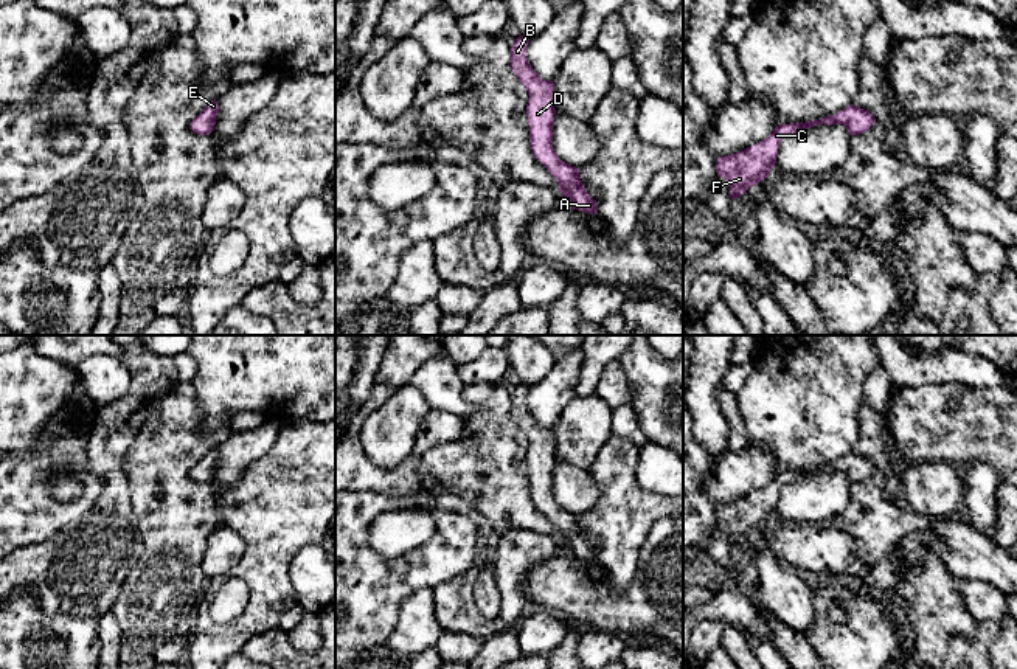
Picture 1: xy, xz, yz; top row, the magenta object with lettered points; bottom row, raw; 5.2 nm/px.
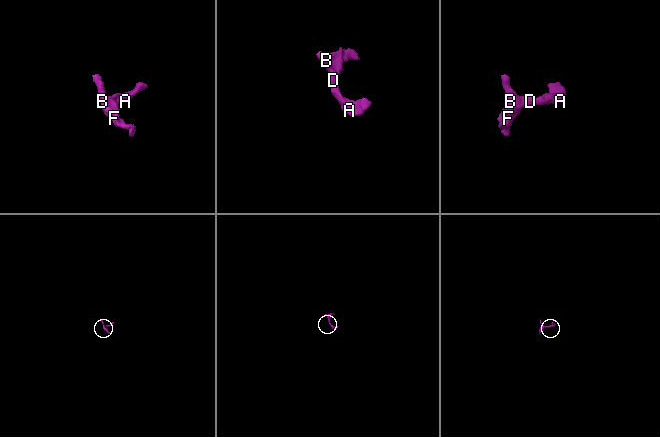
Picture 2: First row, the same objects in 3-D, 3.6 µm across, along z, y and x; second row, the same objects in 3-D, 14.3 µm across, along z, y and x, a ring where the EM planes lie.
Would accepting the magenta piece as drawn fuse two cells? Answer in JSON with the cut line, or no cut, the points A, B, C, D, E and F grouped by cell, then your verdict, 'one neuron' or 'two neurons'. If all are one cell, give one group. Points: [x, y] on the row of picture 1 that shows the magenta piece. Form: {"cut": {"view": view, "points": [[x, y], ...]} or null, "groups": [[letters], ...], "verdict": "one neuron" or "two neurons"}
{"cut": null, "groups": [["A", "B", "C", "D", "E", "F"]], "verdict": "one neuron"}

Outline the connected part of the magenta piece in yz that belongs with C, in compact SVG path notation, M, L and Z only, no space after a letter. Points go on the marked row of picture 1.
M854 104L846 109L806 123L779 124L762 141L731 155L717 158L717 177L724 177L730 186L730 197L741 197L750 186L769 177L775 168L779 141L786 137L795 135L801 129L809 129L820 124L843 124L849 135L860 135L866 132L876 118L865 109Z

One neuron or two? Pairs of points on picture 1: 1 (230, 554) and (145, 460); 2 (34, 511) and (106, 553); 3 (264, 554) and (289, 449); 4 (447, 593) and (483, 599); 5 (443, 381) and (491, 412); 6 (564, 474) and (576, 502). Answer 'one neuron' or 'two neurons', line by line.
1: two neurons
2: two neurons
3: one neuron
4: two neurons
5: two neurons
6: one neuron

